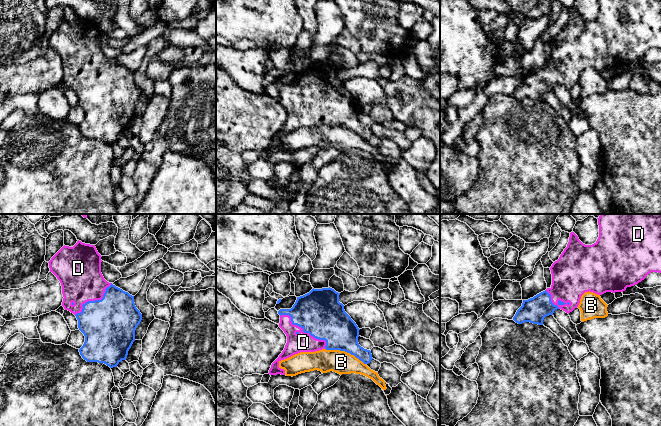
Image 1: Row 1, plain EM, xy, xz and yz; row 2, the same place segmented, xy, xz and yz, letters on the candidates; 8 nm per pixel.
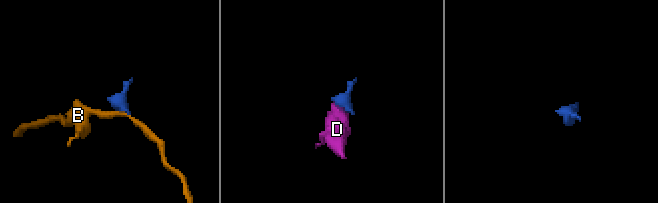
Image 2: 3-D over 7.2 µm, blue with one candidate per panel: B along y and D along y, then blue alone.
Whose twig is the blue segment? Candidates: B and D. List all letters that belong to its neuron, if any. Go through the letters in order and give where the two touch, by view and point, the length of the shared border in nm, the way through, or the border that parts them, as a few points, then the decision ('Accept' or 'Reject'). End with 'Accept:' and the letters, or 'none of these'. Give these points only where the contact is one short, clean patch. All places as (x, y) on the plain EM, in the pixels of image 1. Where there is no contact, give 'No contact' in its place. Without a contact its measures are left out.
B: Touches blue at xz (345, 127). Shared border 360 nm. Reject
D: Touches blue at xz (304, 108). Shared border 460 nm. Accept
Accept: D

